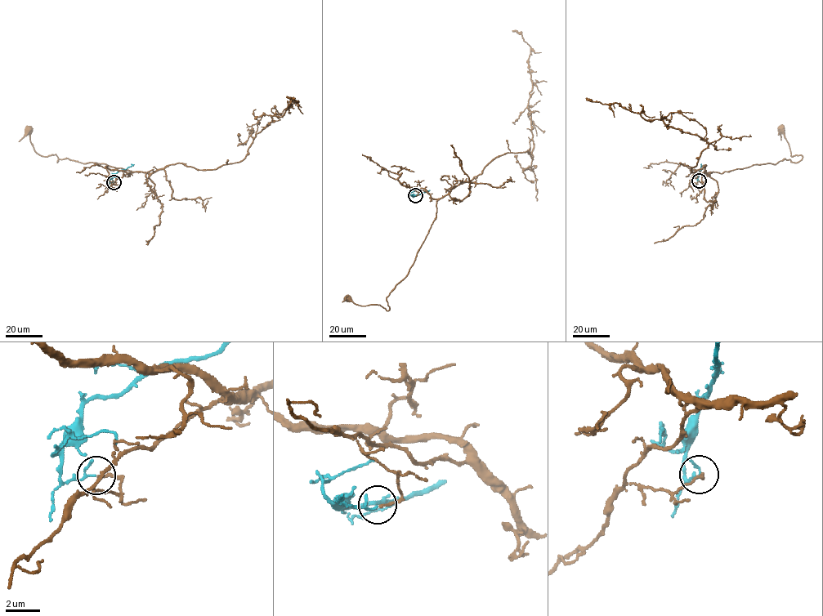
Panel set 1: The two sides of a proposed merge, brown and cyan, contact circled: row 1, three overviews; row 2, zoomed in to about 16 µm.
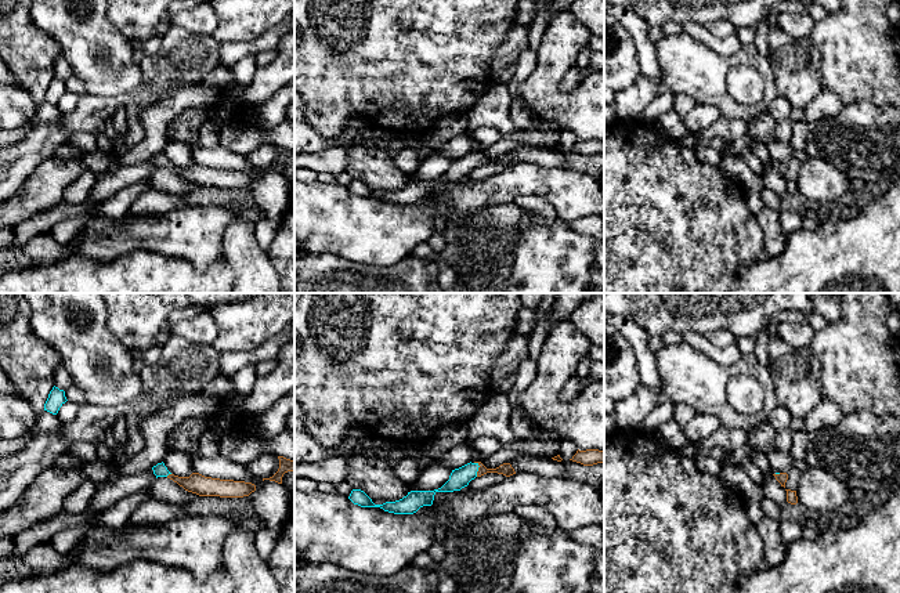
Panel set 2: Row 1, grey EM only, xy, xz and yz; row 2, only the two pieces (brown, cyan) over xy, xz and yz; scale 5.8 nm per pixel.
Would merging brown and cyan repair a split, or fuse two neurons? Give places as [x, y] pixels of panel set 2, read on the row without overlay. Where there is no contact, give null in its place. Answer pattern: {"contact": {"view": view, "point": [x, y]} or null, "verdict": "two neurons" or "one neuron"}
{"contact": {"view": "xz", "point": [479, 159]}, "verdict": "two neurons"}

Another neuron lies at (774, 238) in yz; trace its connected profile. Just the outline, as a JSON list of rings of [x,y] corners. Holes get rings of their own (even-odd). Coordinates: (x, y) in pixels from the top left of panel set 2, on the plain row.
[[[765,206],[756,213],[756,218],[763,232],[763,250],[766,257],[778,256],[788,241],[788,234],[780,221],[780,213]]]

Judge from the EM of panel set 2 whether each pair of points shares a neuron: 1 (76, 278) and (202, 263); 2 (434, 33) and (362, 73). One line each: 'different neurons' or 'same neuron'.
1: different neurons
2: same neuron

